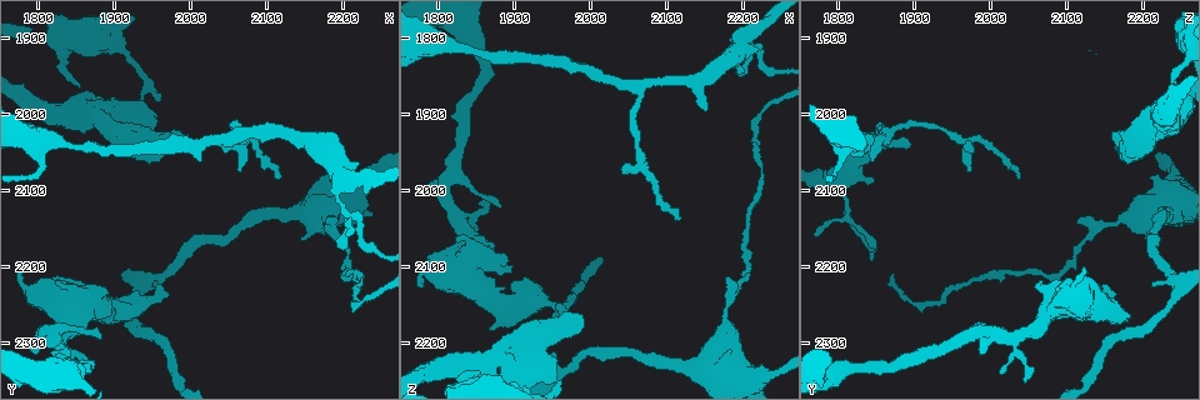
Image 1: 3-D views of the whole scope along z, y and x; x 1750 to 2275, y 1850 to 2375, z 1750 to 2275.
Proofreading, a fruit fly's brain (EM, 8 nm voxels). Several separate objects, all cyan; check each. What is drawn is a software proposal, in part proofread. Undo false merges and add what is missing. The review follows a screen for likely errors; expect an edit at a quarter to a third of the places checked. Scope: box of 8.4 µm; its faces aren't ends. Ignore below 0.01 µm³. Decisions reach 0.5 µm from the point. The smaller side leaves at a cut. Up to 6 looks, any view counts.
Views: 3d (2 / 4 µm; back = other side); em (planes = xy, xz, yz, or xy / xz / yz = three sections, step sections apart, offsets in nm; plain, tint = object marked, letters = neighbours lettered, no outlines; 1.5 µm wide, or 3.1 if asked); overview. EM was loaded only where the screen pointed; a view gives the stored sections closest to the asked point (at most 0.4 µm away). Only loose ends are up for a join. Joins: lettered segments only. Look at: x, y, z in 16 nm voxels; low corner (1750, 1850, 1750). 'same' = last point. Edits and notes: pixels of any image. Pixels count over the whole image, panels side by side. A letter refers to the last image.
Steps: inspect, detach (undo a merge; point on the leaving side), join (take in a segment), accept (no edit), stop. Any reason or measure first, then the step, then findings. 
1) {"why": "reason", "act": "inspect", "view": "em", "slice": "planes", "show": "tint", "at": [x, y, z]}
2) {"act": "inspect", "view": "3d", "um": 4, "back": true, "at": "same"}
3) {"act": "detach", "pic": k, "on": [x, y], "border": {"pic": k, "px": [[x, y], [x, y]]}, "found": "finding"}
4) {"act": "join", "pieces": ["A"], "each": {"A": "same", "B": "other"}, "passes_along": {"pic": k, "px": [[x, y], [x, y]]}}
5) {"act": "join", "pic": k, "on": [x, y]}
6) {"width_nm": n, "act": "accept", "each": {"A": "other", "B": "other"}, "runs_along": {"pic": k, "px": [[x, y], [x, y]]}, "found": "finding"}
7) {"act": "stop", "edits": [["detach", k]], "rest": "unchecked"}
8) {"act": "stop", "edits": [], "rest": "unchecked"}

{"why": "narrows sharply", "act": "inspect", "view": "3d", "um": 2, "at": [2175, 2145, 2160]}

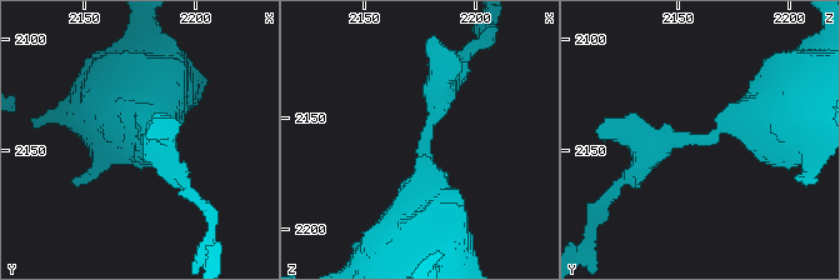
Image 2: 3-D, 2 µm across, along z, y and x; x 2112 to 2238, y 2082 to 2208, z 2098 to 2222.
{"why": "need the tissue", "act": "inspect", "view": "em", "slice": "planes", "show": "letters", "at": [2177, 2143, 2156]}

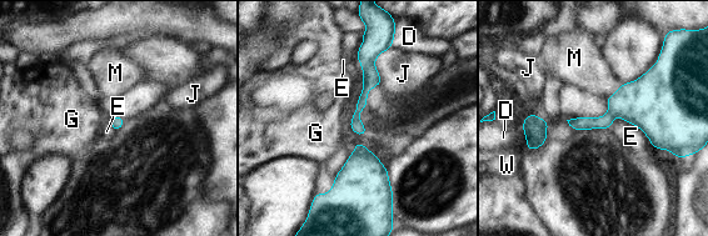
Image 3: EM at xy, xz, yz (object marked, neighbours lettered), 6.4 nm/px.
{"act": "accept", "each": {"D": "other", "E": "other", "G": "other", "J": "other", "M": "other", "W": "other"}, "runs_along": {"pic": 3, "px": [[372, 29], [359, 131]]}, "found": "one neuron here"}

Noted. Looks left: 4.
{"why": "branch stops here", "act": "inspect", "view": "3d", "um": 4, "at": [1885, 2225, 2095]}

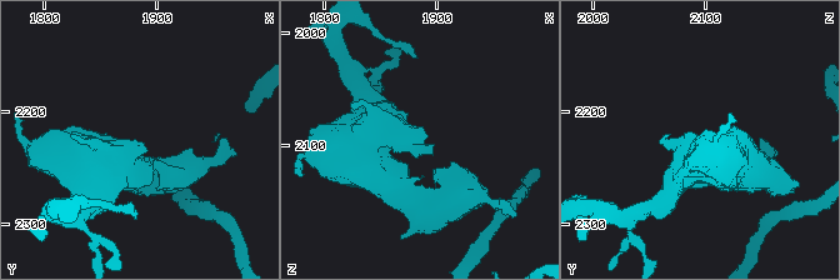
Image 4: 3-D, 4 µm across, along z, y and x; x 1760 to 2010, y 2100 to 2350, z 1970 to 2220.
{"act": "inspect", "view": "em", "slice": "planes", "show": "letters", "at": [1892, 2230, 2098]}

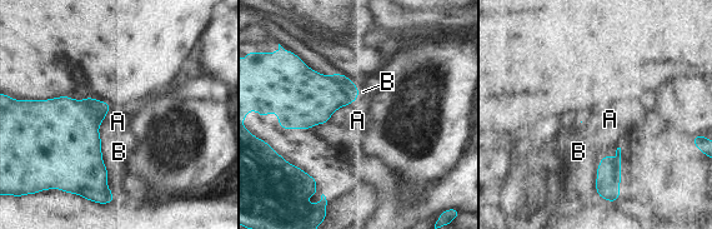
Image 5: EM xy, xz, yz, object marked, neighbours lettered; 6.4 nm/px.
{"act": "accept", "each": {"A": "other", "B": "other"}, "border": {"pic": 5, "px": [[359, 95], [324, 124]]}, "found": "none of them fits"}

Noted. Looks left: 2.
{"why": "thin neck", "act": "inspect", "view": "3d", "um": 4, "at": [1855, 2045, 1820]}

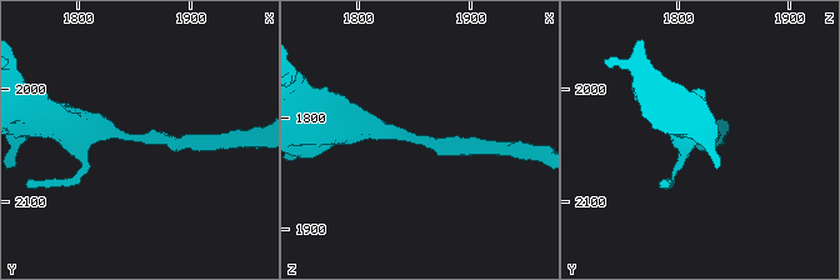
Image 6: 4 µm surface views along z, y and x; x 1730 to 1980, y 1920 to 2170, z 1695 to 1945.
{"arm_widths_nm": [200, 340], "why": "now the EM", "act": "inspect", "view": "em", "slice": "planes", "show": "letters", "at": [1856, 2044, 1822]}

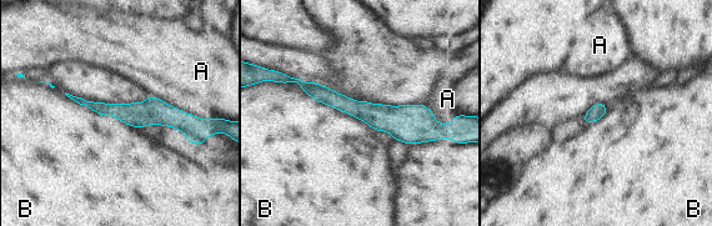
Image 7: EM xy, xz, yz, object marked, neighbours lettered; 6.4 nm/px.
{"width_nm": 100, "act": "accept", "each": {"A": "other", "B": "other"}, "found": "continuous, no second neuron"}

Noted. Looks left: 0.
{"act": "stop", "edits": [], "rest": "unchecked"}

